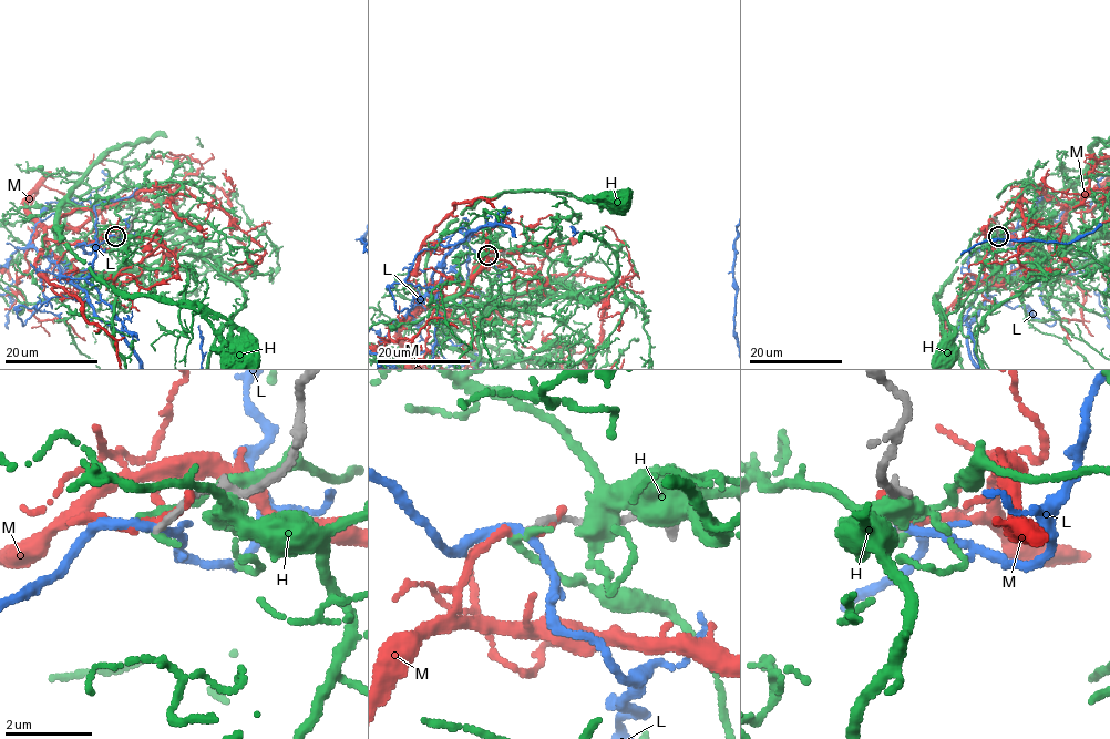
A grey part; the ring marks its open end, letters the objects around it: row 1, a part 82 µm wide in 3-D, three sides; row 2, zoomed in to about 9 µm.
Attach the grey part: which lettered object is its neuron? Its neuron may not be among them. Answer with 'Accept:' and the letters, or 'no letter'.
Accept: no letter

